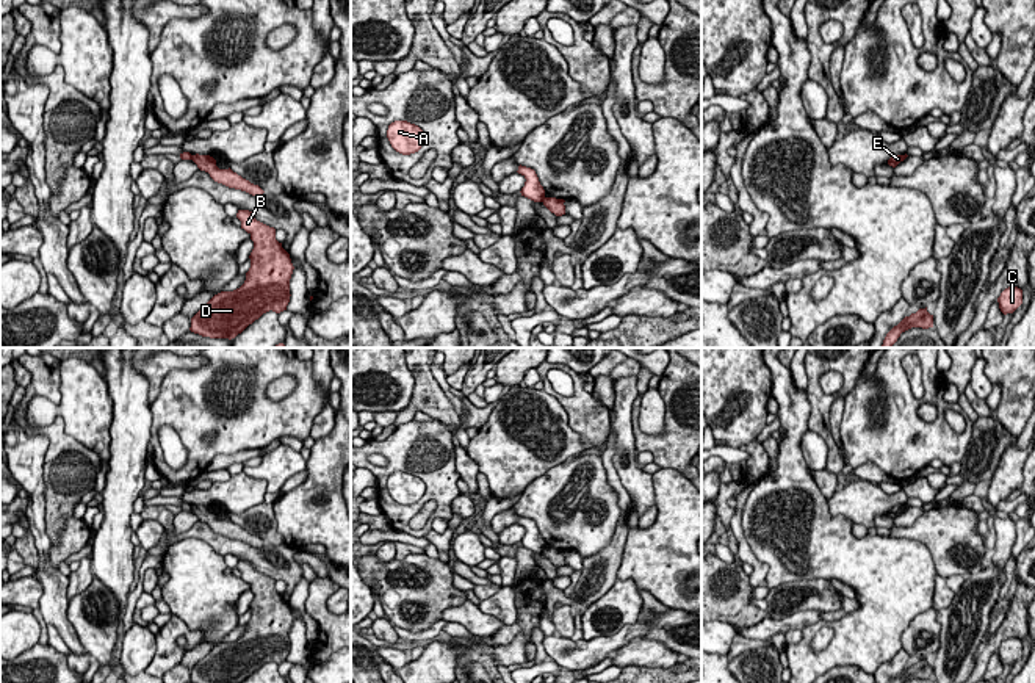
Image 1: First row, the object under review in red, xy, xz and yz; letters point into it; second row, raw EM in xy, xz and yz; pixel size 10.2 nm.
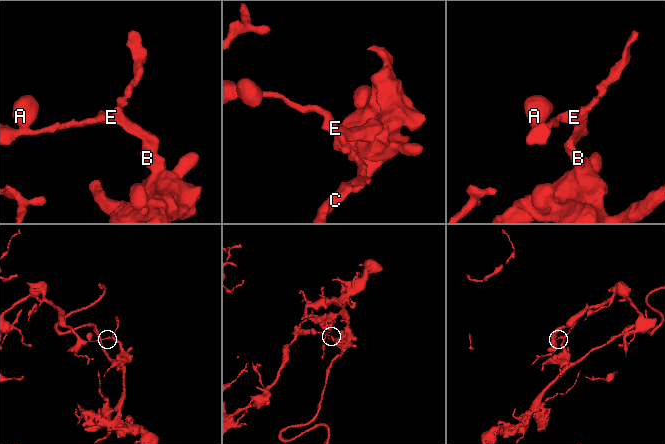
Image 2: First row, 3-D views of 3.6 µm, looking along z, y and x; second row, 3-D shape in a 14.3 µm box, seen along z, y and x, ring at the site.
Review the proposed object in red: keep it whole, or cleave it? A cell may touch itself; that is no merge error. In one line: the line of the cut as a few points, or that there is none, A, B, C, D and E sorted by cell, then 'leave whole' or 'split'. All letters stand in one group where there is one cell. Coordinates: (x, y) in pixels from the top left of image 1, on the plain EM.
cut xz (544, 547), (540, 552); groups A E / B C D; split

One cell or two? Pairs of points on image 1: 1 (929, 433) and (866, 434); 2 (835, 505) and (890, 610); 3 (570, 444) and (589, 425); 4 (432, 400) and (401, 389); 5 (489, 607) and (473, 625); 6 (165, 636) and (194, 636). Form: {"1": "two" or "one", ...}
{"1": "one", "2": "two", "3": "two", "4": "two", "5": "two", "6": "one"}

